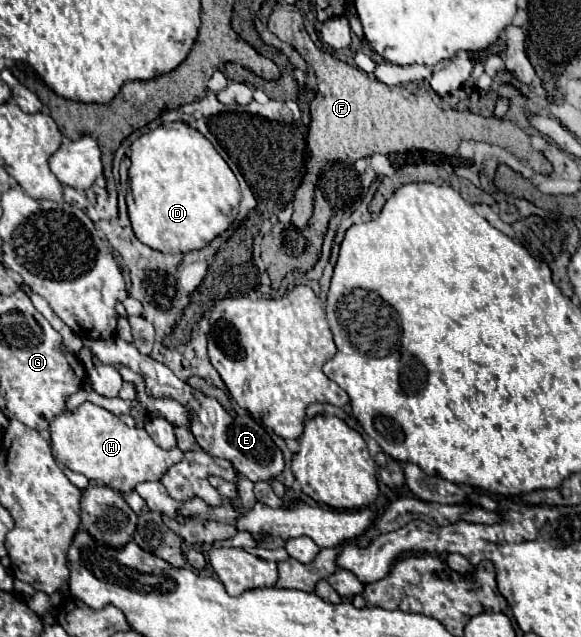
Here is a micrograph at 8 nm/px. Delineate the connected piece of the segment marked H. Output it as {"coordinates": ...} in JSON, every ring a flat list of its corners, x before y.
{"coordinates":[[89,401,53,419,49,431,51,447,59,463,121,493,131,493,135,485,143,481,159,481,161,475,181,459,177,447,161,449,143,427,127,427,117,415]]}

